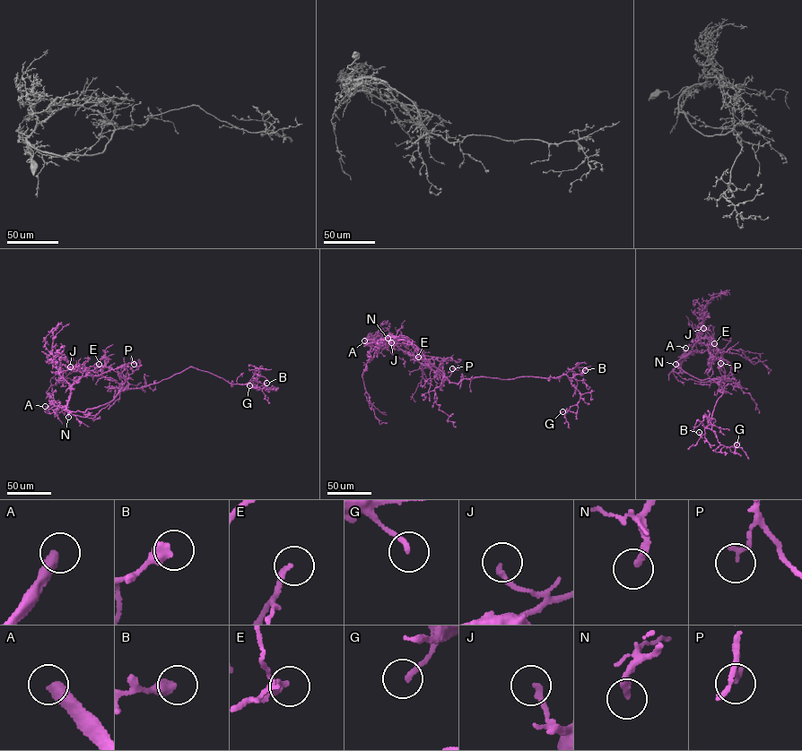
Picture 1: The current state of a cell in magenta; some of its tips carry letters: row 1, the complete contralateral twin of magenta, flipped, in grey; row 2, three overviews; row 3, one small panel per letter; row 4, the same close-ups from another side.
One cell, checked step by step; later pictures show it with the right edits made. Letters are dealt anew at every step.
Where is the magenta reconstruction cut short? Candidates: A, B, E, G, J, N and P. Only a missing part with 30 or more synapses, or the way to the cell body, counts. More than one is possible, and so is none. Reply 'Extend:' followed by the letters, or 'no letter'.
Extend: A, N

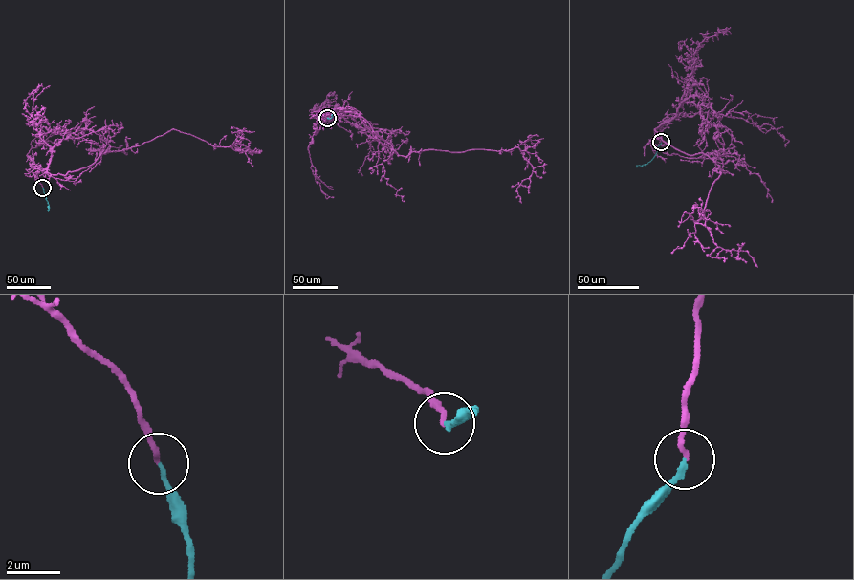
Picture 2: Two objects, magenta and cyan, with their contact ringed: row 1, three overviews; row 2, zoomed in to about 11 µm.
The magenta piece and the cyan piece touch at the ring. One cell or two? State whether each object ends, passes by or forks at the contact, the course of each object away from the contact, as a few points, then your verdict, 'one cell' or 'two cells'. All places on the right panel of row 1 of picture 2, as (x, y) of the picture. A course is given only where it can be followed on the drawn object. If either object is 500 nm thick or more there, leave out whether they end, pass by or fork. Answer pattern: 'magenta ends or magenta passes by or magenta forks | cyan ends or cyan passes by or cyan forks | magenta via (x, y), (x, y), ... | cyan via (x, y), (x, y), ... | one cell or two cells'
magenta ends | cyan ends | magenta via (661, 143), (670, 118), (658, 138), (715, 162), (721, 172), (694, 223), (717, 246), (747, 251), (757, 267) | cyan via (661, 143), (650, 161), (637, 167) | one cell

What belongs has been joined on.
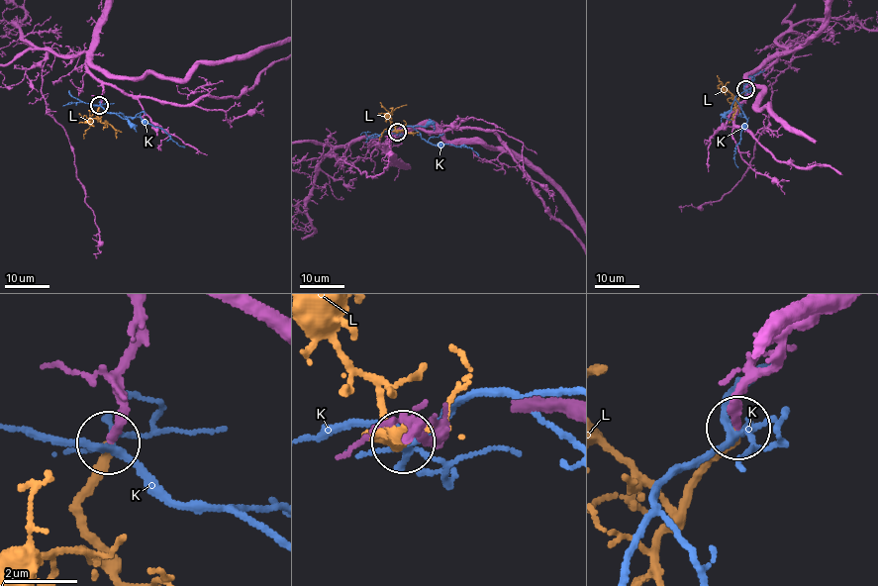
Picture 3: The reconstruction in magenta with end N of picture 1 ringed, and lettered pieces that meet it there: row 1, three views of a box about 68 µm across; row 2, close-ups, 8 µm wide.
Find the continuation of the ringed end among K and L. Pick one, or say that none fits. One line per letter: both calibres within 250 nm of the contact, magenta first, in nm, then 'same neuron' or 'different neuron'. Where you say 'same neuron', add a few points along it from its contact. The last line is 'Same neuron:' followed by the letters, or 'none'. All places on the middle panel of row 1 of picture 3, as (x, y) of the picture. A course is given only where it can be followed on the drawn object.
K: 260/200 nm | different neuron
L: 260/240 nm | same neuron | via (398, 132), (394, 132), (392, 123), (379, 140)
Same neuron: L

